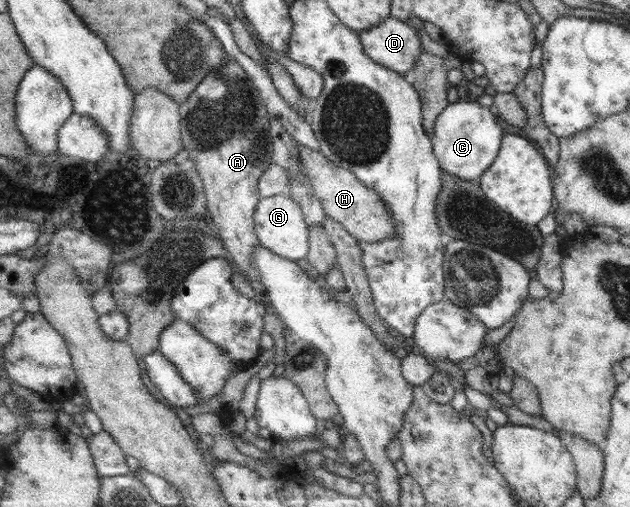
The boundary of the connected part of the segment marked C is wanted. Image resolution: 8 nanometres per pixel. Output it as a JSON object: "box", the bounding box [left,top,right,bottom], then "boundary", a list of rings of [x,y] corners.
{"box":[432,99,504,181],"boundary":[[[470,99],[449,103],[437,118],[435,135],[432,138],[434,153],[442,169],[463,181],[480,181],[492,167],[503,144],[504,134],[497,113]]]}

